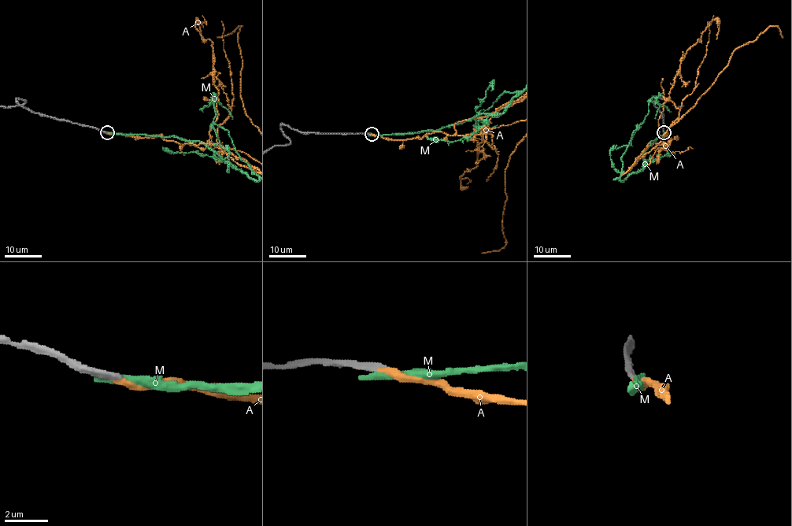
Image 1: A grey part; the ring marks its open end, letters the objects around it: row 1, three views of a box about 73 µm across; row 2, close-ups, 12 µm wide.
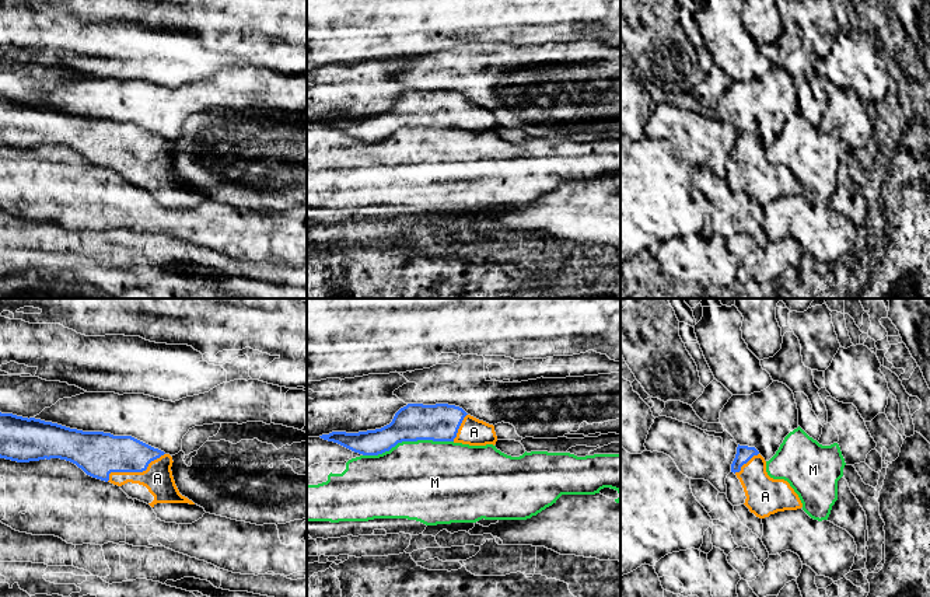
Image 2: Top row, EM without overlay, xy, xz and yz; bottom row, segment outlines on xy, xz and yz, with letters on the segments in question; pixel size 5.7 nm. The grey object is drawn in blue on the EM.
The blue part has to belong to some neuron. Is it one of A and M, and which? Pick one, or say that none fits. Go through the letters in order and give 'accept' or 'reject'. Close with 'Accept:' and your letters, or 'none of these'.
A: accept
M: reject
Accept: A

